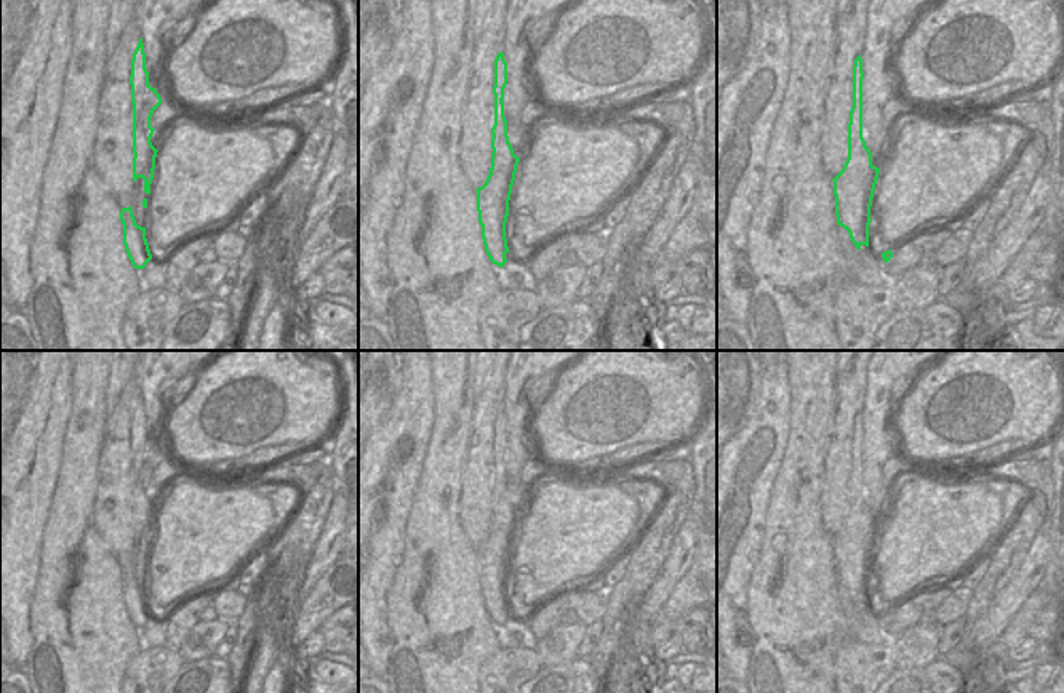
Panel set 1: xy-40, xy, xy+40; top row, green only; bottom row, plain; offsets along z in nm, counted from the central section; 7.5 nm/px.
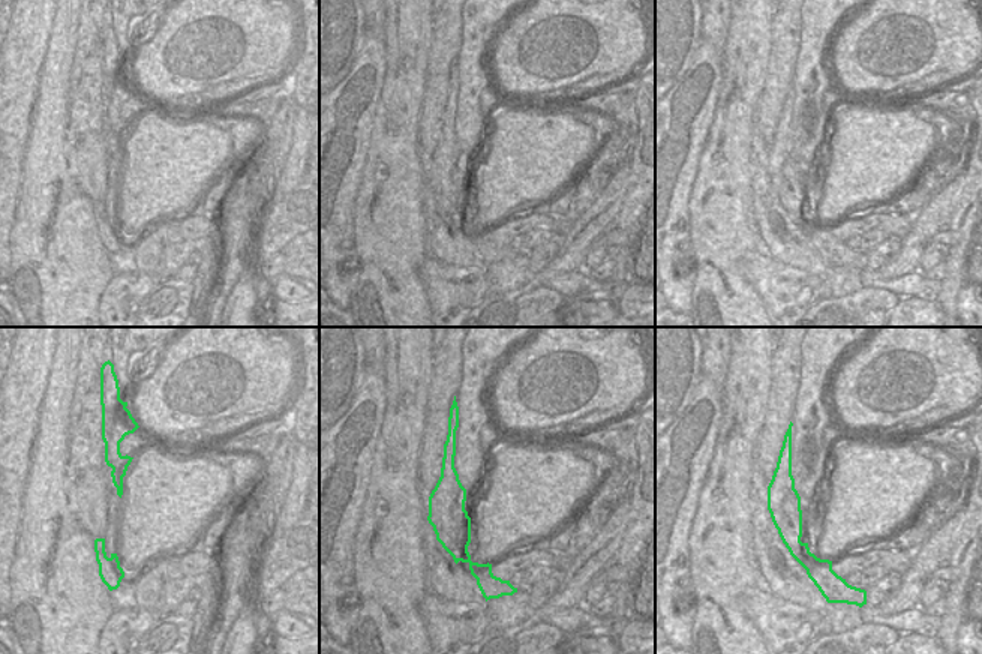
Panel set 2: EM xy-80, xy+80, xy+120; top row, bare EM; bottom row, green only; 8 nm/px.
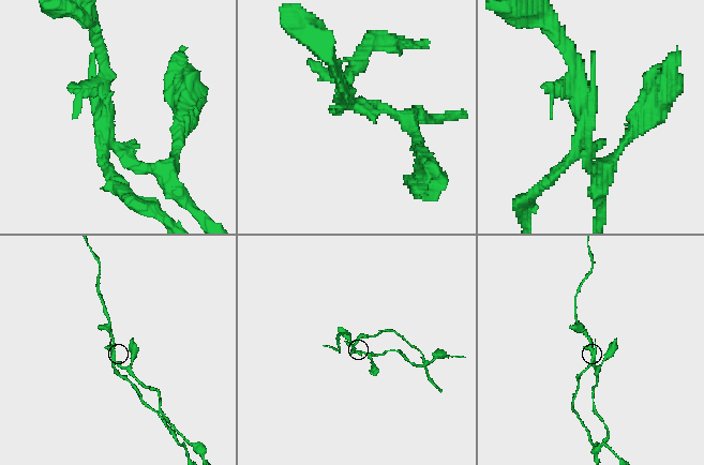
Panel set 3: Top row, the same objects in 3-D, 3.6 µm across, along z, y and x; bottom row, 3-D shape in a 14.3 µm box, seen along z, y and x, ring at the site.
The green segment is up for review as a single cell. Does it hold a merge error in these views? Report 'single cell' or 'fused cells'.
fused cells

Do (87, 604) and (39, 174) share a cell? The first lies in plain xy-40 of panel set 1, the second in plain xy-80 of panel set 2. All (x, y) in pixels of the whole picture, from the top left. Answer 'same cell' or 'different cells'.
same cell

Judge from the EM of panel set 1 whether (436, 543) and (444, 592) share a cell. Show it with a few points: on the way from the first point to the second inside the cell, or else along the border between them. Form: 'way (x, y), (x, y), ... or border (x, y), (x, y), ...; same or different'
way (437, 556), (437, 580); same

